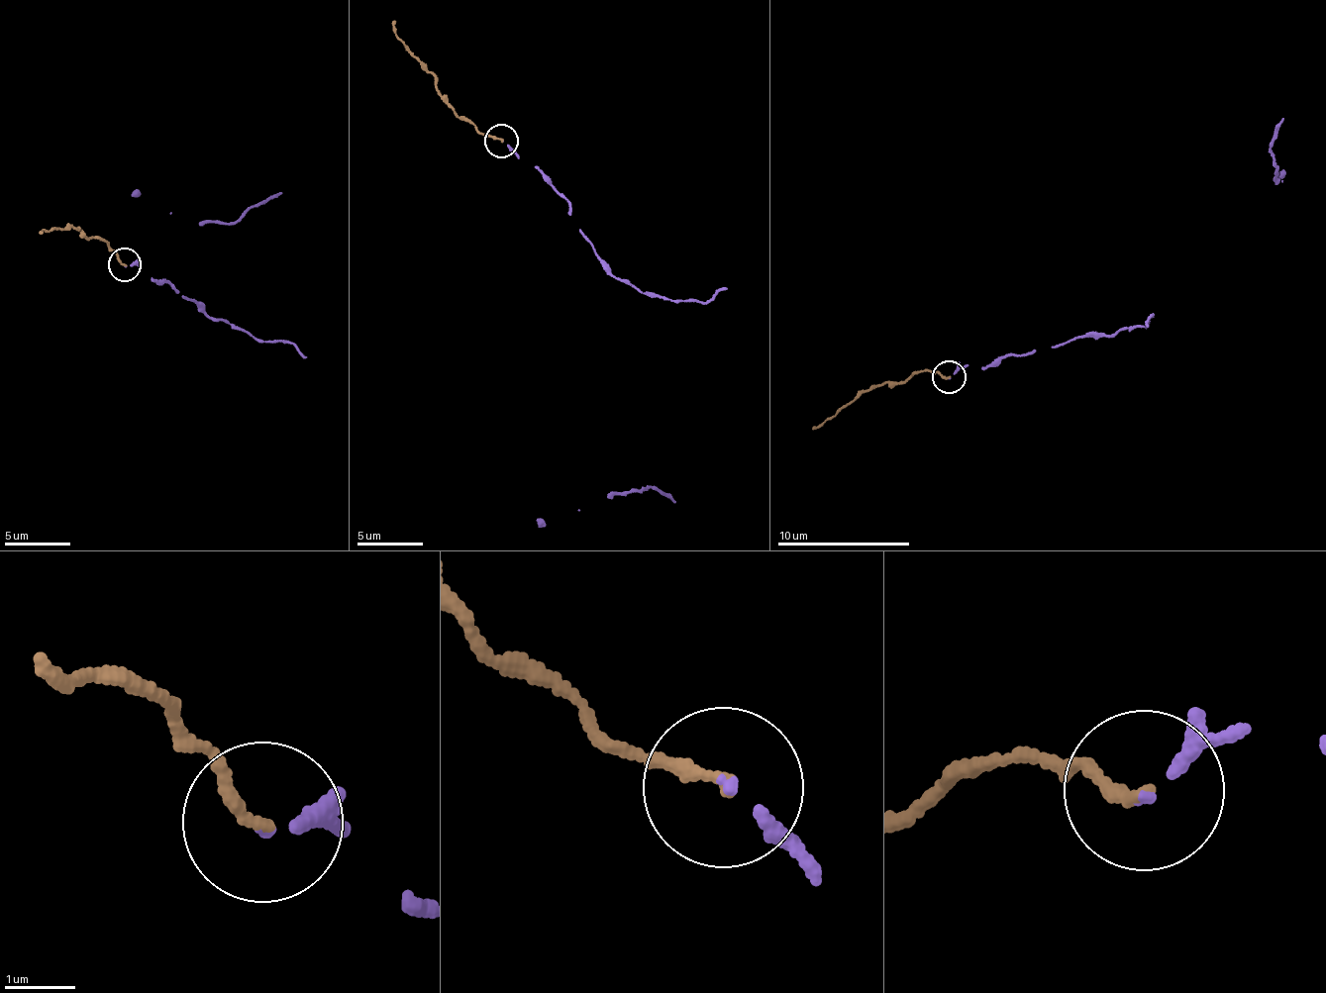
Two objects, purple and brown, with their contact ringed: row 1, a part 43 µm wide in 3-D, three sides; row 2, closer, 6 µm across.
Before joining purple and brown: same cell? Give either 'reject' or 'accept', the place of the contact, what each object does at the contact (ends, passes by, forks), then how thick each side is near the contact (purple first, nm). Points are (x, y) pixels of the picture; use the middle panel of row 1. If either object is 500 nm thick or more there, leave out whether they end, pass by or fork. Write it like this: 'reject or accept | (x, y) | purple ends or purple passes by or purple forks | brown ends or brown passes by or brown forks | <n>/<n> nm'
accept | (501, 141) | purple ends | brown ends | 120/180 nm

